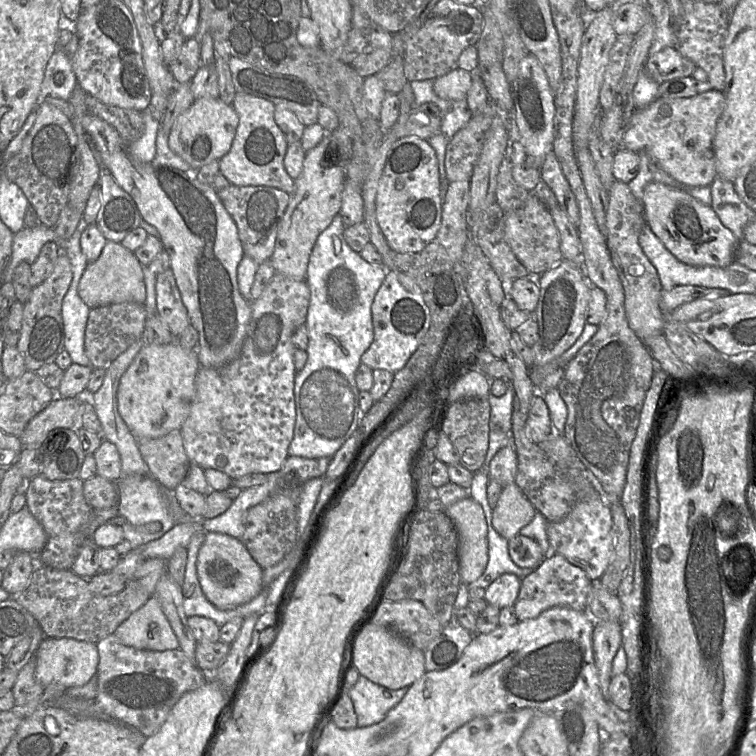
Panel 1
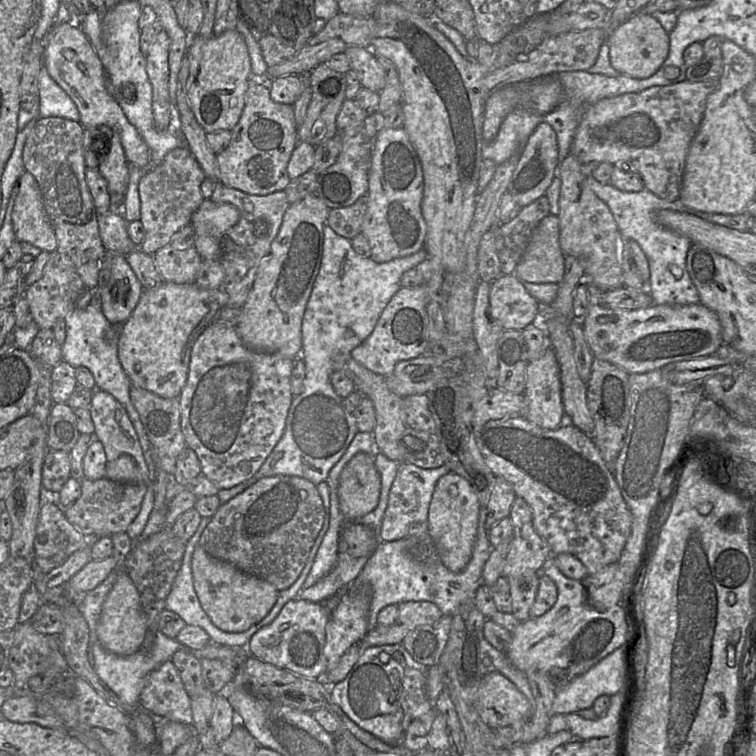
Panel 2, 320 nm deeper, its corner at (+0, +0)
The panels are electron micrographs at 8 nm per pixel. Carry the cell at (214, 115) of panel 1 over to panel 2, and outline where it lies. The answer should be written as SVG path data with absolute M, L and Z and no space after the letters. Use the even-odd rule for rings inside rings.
M236 29L219 36L204 38L190 35L188 101L191 110L206 133L232 131L242 115L245 96L251 79L251 60L243 36Z

